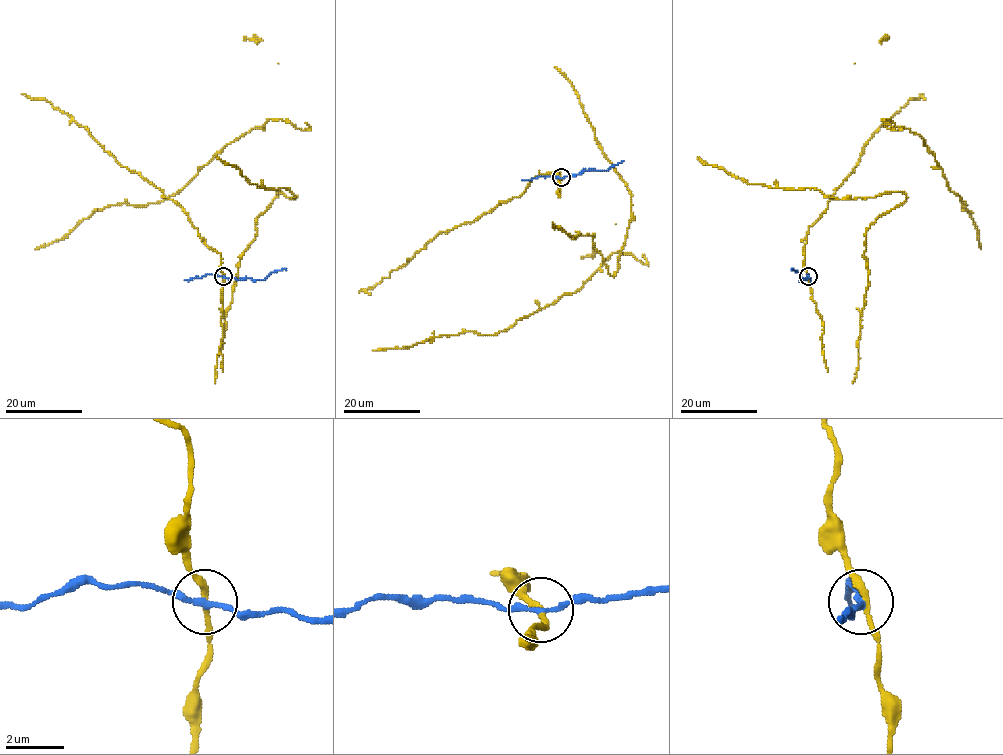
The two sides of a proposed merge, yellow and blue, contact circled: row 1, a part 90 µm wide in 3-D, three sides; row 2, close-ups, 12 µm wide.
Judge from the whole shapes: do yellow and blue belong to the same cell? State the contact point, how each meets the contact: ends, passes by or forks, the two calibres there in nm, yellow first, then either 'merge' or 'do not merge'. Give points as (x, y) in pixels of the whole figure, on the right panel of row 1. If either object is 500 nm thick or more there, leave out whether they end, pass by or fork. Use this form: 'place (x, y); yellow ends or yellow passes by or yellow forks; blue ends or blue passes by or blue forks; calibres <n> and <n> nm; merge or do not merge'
place (808, 276); yellow passes by; blue passes by; calibres 200 and 180 nm; do not merge

